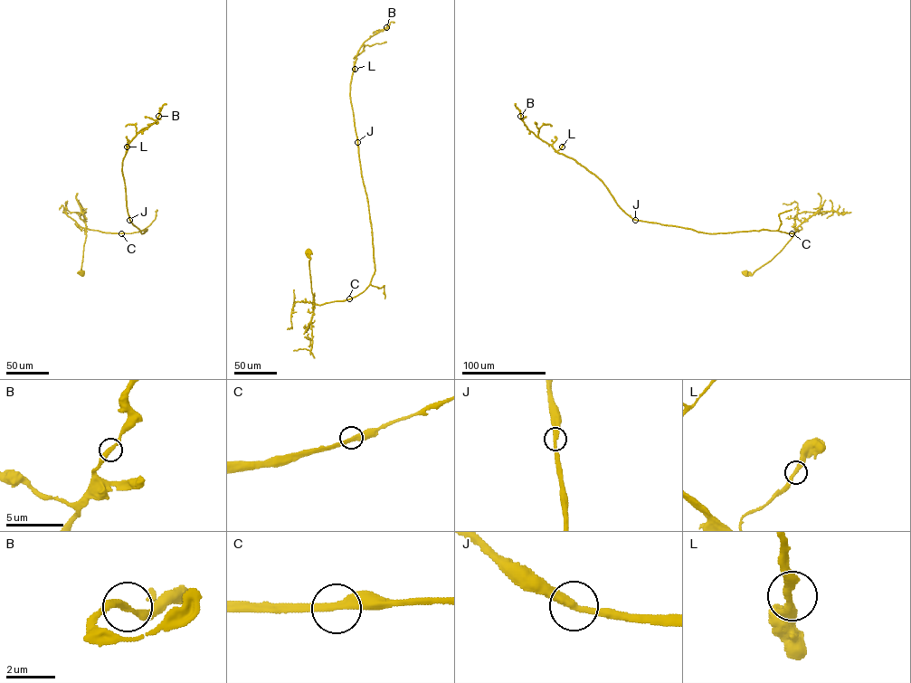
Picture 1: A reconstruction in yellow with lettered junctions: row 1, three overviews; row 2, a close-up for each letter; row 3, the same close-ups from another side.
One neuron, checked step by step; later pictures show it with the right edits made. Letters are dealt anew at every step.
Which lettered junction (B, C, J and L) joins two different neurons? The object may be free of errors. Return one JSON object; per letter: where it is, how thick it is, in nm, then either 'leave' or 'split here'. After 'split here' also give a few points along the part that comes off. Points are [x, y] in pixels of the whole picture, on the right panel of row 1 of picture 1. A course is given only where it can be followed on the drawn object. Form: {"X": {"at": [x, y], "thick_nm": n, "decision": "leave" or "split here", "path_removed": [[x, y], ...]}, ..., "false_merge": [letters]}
{"B": {"at": [520, 116], "thick_nm": 280, "decision": "leave"}, "C": {"at": [792, 233], "thick_nm": 340, "decision": "leave"}, "J": {"at": [635, 220], "thick_nm": 320, "decision": "leave"}, "L": {"at": [562, 147], "thick_nm": 320, "decision": "leave"}, "false_merge": []}

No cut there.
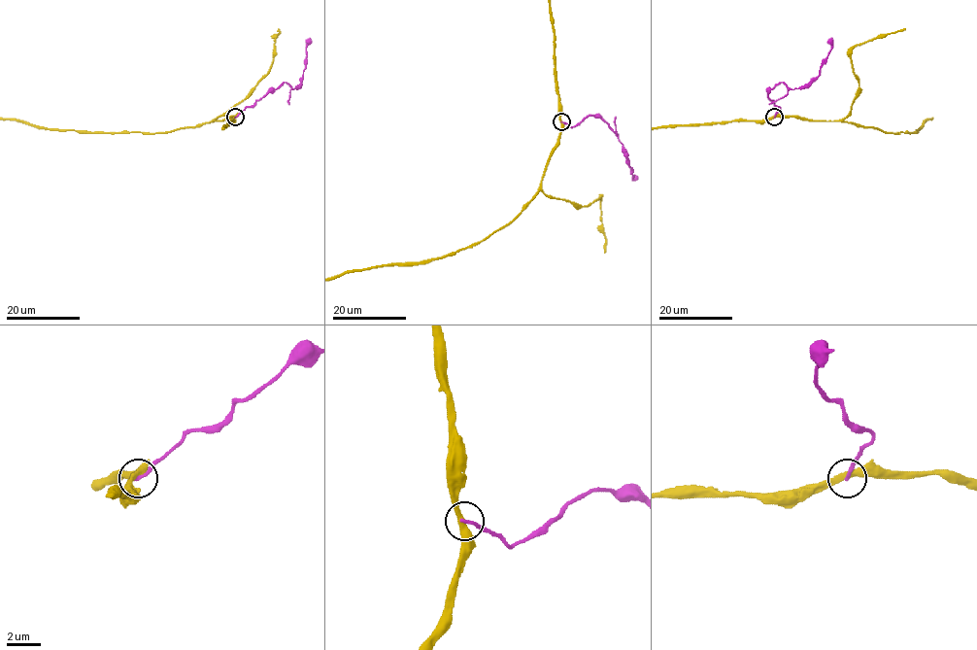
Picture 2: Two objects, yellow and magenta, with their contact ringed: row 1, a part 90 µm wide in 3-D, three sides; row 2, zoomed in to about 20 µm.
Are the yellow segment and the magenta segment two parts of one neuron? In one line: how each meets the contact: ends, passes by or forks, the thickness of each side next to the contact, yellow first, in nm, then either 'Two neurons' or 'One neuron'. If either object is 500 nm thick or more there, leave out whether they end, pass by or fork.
At the ring yellow passes by. At the ring magenta ends. Thickness 320 nm (yellow) against 190 nm. Two neurons

